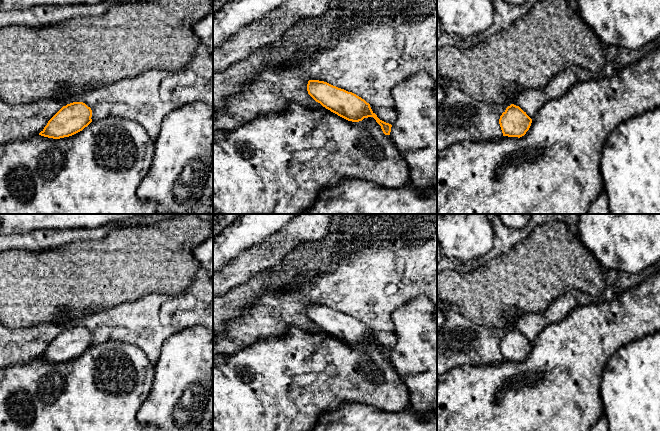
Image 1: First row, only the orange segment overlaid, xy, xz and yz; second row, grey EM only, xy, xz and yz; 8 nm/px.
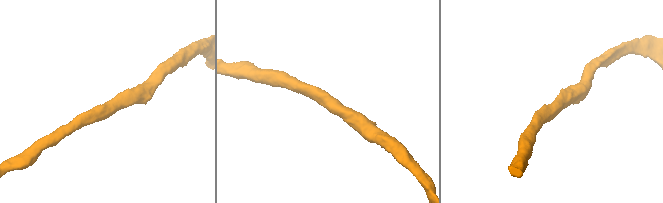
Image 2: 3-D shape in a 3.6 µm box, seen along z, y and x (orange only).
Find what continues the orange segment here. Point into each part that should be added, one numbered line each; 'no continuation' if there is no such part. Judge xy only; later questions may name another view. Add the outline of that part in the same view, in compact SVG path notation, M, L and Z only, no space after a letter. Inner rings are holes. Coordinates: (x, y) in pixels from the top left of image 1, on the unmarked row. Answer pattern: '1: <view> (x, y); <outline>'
no continuation

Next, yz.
no continuation

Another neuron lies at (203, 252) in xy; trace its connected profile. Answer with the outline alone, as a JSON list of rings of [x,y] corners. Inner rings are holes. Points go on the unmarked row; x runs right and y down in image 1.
[[[213,229],[207,239],[193,247],[193,254],[201,264],[202,273],[205,278],[213,281]]]

